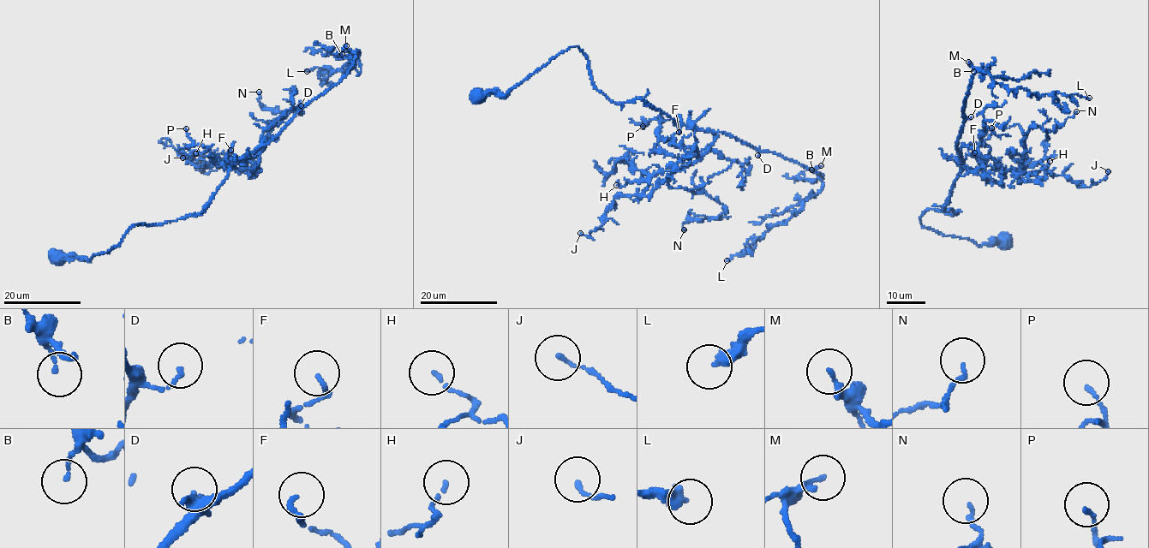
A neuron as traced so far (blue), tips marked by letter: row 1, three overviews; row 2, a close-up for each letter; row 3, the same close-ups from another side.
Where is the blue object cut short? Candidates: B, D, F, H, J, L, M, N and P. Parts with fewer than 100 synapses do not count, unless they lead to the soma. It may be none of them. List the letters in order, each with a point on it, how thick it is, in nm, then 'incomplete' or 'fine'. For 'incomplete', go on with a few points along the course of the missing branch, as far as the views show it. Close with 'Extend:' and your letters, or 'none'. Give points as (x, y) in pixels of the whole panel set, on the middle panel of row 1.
B: (811, 169) | 100 nm | fine
D: (757, 155) | 100 nm | fine
F: (679, 132) | 170 nm | fine
H: (616, 185) | 110 nm | fine
J: (580, 233) | 130 nm | fine
L: (727, 260) | 360 nm | fine
M: (821, 165) | 180 nm | fine
N: (684, 229) | 120 nm | fine
P: (643, 126) | 120 nm | fine
Extend: none

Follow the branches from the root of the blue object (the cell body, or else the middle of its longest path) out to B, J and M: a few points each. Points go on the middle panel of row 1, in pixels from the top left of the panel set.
B: (478, 95), (505, 95), (576, 45), (613, 102), (642, 99), (821, 178), (811, 169)
J: (478, 95), (576, 45), (610, 100), (713, 133), (580, 233)
M: (478, 95), (505, 95), (576, 45), (613, 102), (642, 99), (821, 178), (821, 165)

